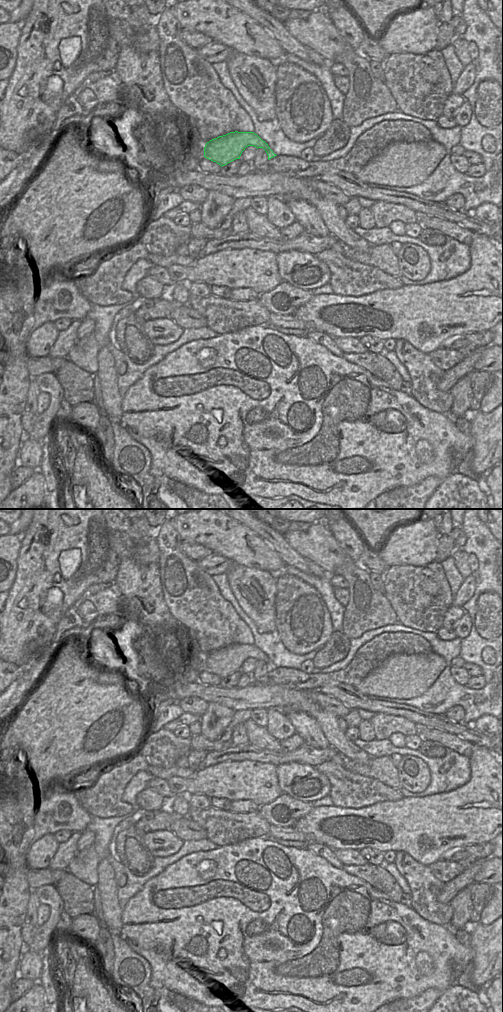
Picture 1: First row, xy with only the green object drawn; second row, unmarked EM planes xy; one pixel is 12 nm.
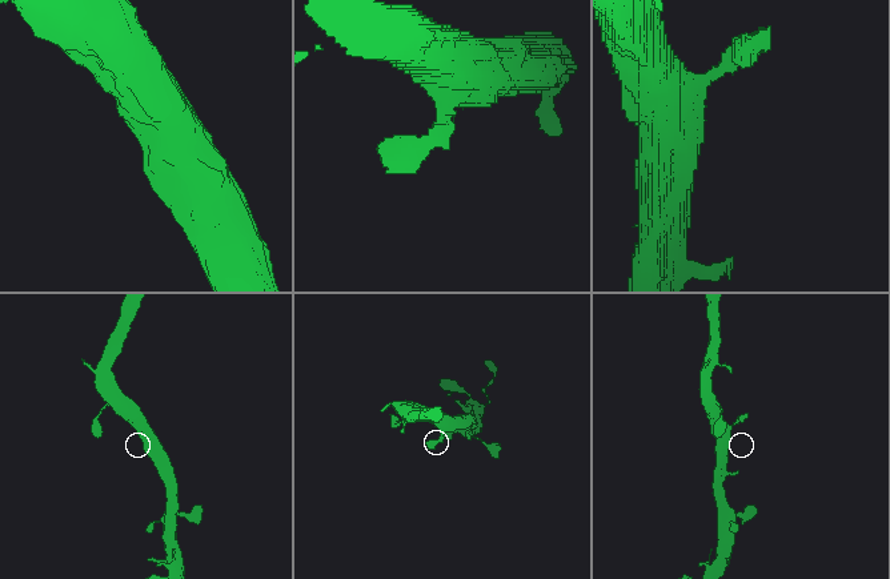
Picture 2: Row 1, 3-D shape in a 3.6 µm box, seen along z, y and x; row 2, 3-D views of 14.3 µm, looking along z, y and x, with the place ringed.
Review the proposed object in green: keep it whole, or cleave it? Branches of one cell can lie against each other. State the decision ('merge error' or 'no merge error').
no merge error

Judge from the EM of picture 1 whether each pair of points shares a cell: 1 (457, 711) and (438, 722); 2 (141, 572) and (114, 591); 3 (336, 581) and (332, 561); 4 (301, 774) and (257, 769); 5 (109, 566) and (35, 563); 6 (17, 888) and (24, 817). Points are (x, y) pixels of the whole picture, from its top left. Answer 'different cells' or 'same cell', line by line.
1: different cells
2: different cells
3: different cells
4: different cells
5: same cell
6: same cell

